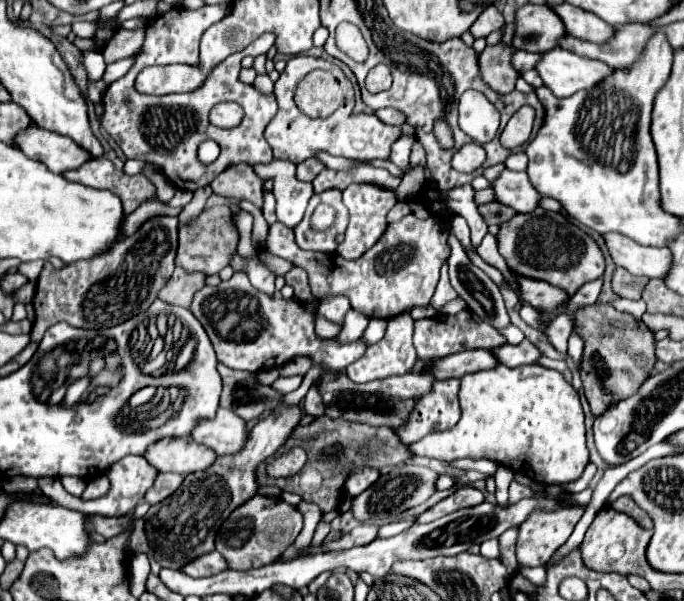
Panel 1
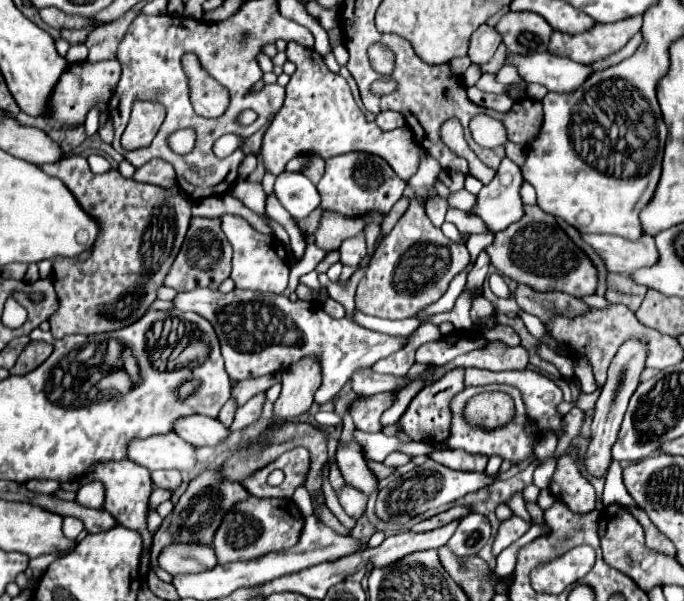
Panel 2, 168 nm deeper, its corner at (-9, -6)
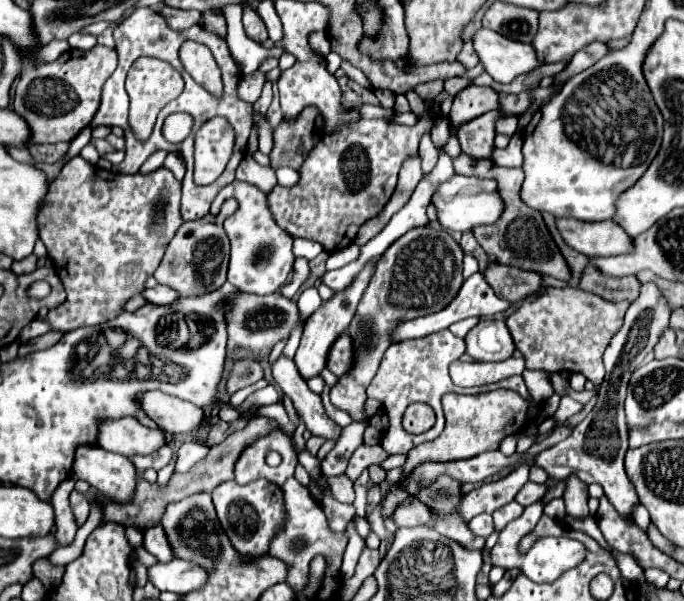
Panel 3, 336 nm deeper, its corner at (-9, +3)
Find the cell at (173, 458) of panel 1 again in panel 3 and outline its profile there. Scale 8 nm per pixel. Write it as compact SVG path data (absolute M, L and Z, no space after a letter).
M123 416L119 420L101 420L97 424L95 444L103 450L131 458L135 454L153 454L159 446L165 444L165 438L161 430L151 430L137 418Z

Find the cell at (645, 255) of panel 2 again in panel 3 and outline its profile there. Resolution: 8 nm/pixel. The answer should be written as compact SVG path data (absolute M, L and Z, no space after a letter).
M555 218L565 244L585 256L615 256L631 250L631 238L613 220L581 222L575 218Z

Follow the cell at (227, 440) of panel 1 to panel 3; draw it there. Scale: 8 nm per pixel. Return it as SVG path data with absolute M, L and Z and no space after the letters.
M159 390L139 394L137 398L141 410L165 432L187 434L199 428L205 414L201 408L195 408L191 402L169 396Z

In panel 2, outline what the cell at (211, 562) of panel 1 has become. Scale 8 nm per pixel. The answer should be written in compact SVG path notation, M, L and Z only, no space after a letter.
M171 543L161 551L161 567L171 575L201 573L217 565L215 551L211 547L187 547L187 543Z

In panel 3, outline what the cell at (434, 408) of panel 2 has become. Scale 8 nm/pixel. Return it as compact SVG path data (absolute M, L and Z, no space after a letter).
M409 404L403 414L403 428L411 434L423 434L435 424L435 412L427 404Z

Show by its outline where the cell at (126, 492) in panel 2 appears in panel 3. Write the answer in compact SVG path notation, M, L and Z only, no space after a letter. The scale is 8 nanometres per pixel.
M77 446L73 462L73 478L89 482L97 492L127 502L135 488L135 468L127 456L99 450L99 446Z

